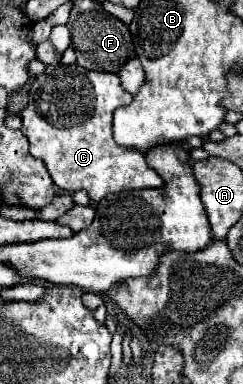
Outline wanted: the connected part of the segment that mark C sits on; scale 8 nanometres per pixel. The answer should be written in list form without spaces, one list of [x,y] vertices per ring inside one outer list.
[[[55,64],[47,66],[29,86],[29,100],[21,112],[23,134],[29,138],[31,156],[43,160],[51,180],[59,190],[77,192],[87,190],[89,198],[99,202],[109,192],[121,190],[139,190],[139,188],[159,188],[163,186],[161,176],[147,166],[143,152],[123,152],[111,136],[111,116],[119,106],[127,106],[133,96],[123,90],[117,74],[111,72],[89,72],[77,64]]]

